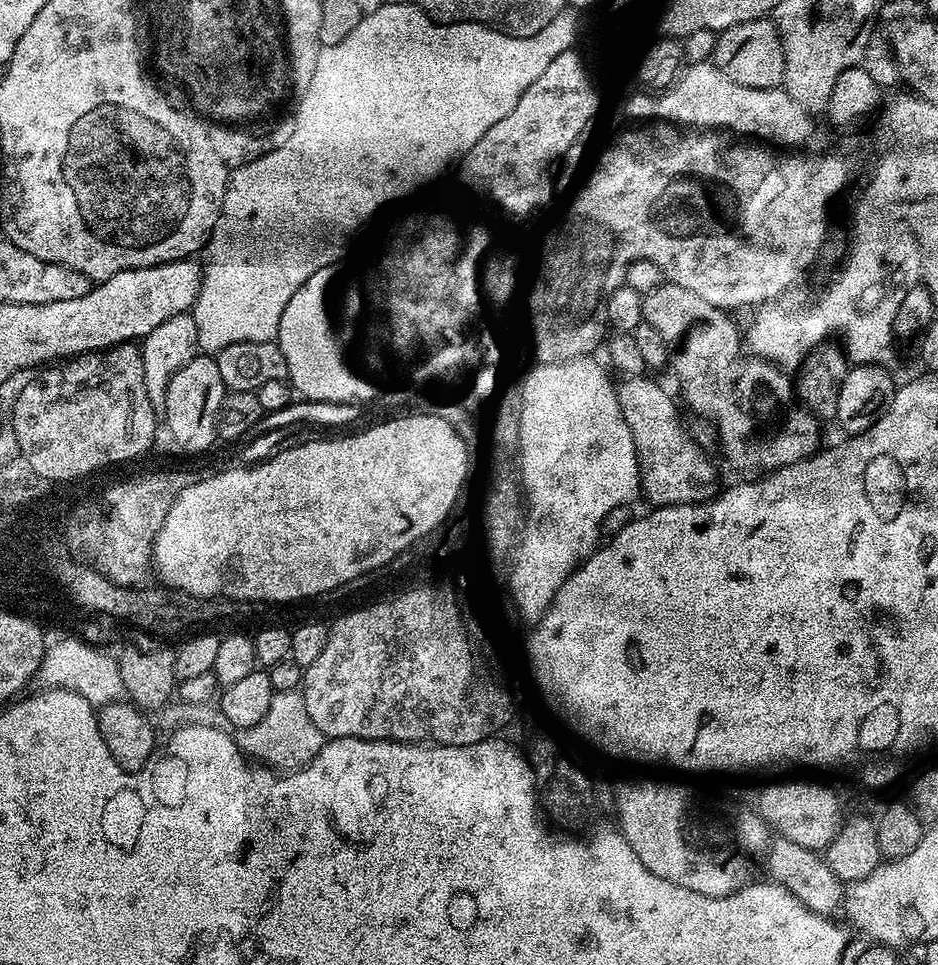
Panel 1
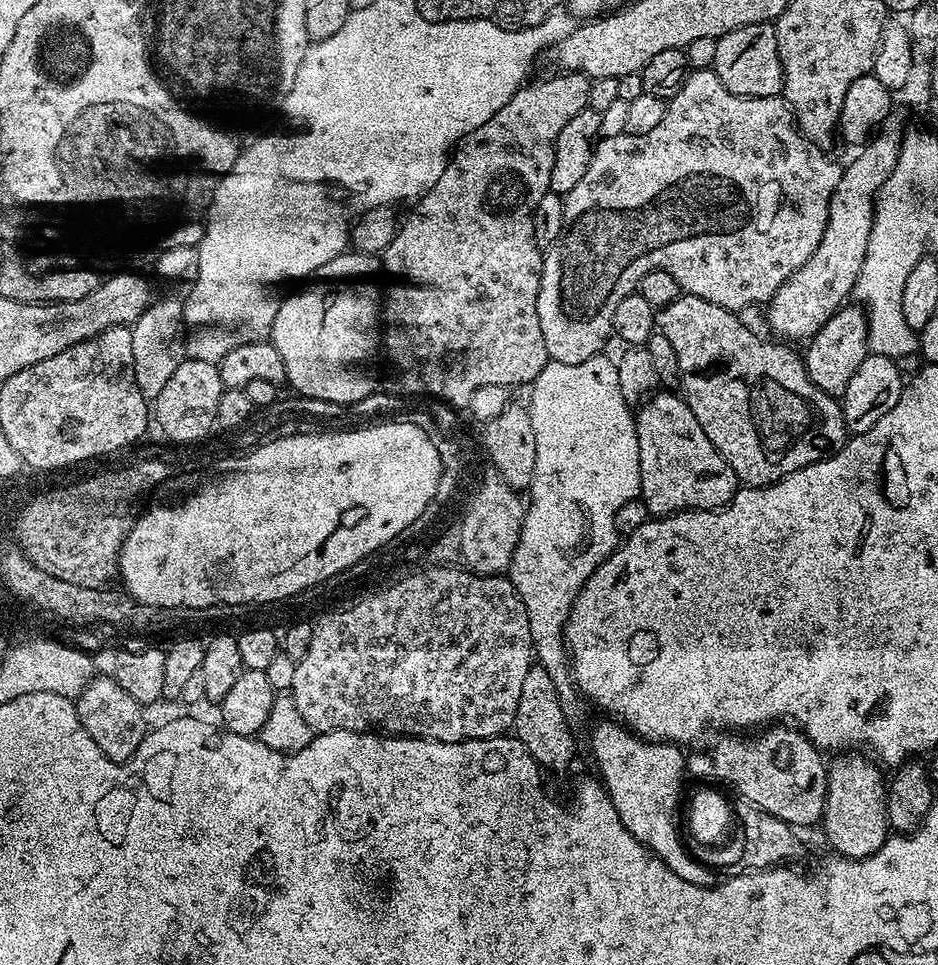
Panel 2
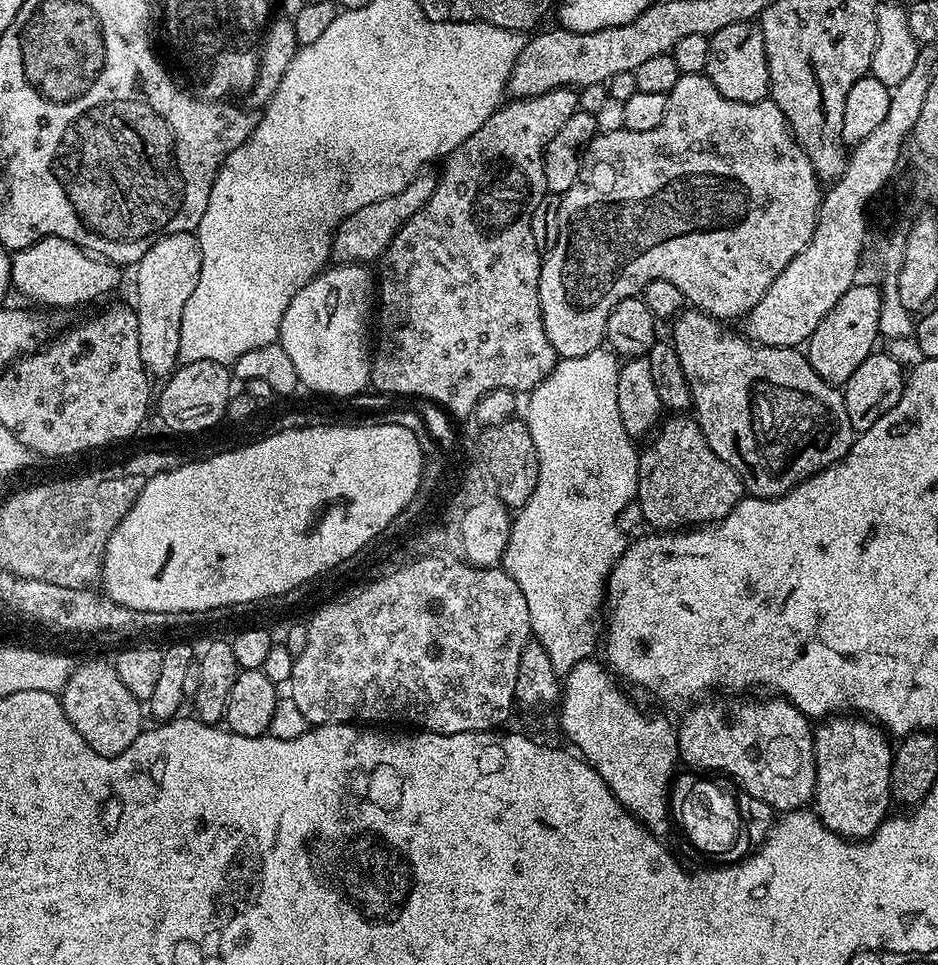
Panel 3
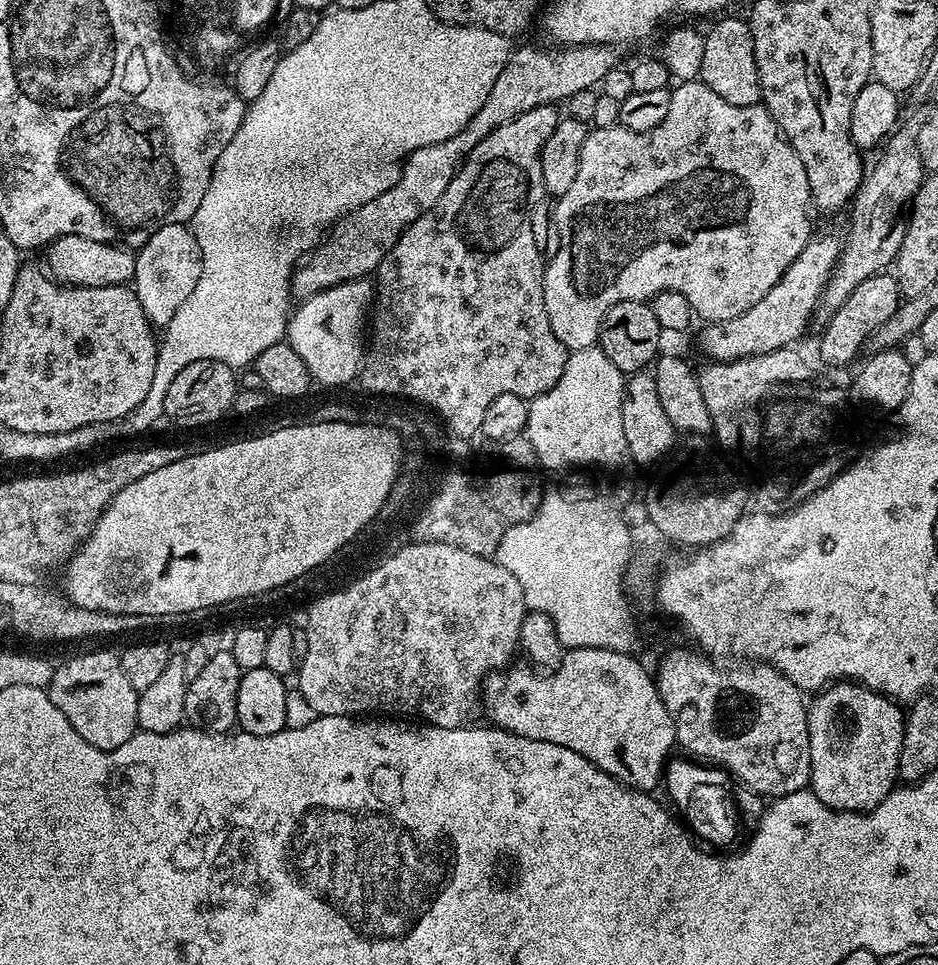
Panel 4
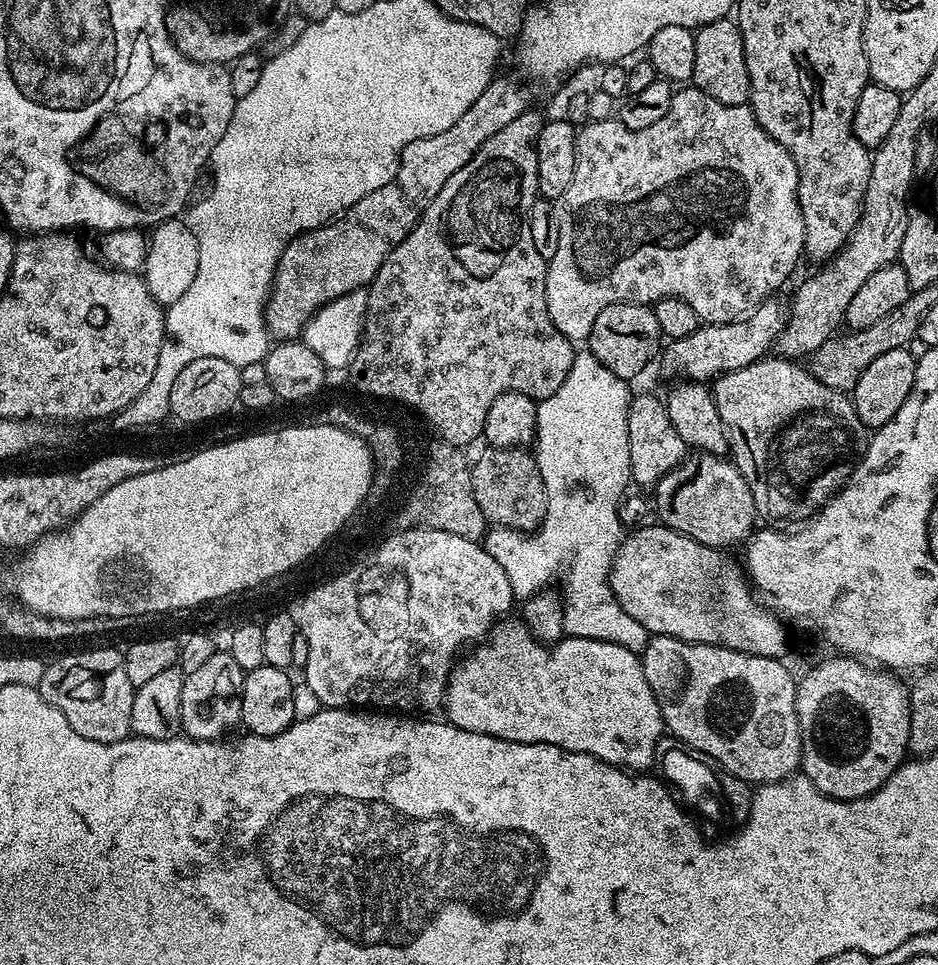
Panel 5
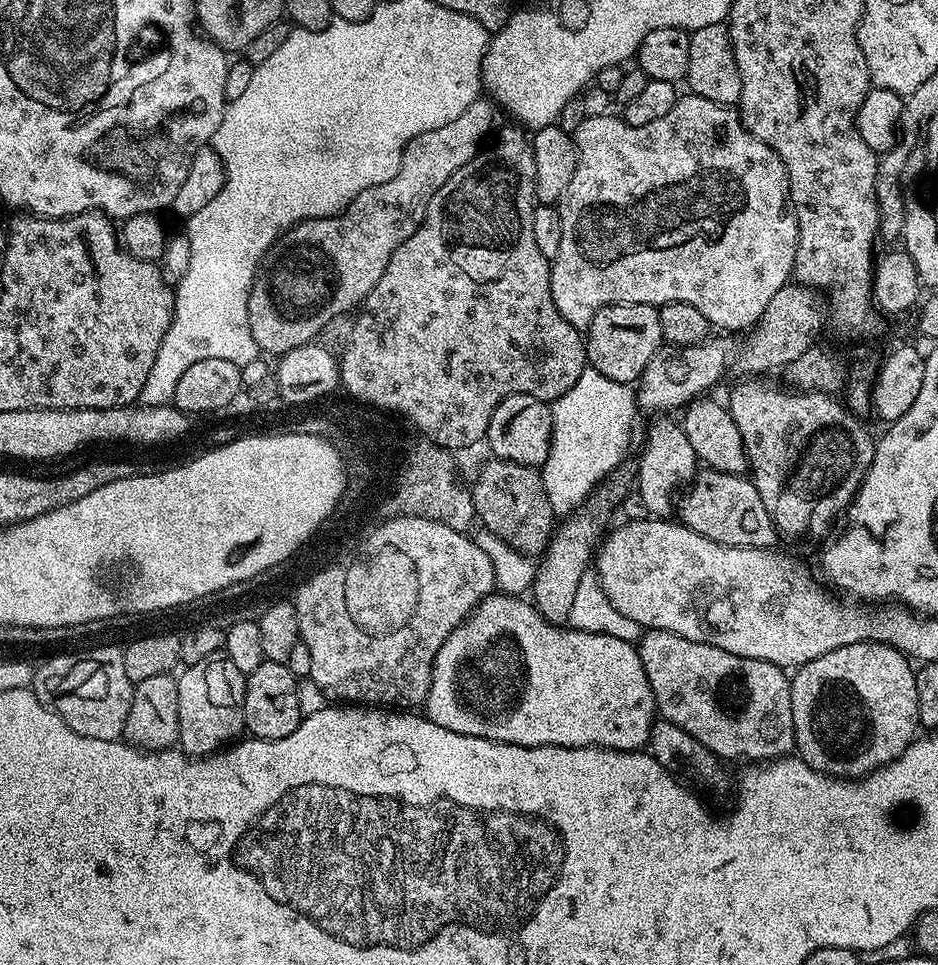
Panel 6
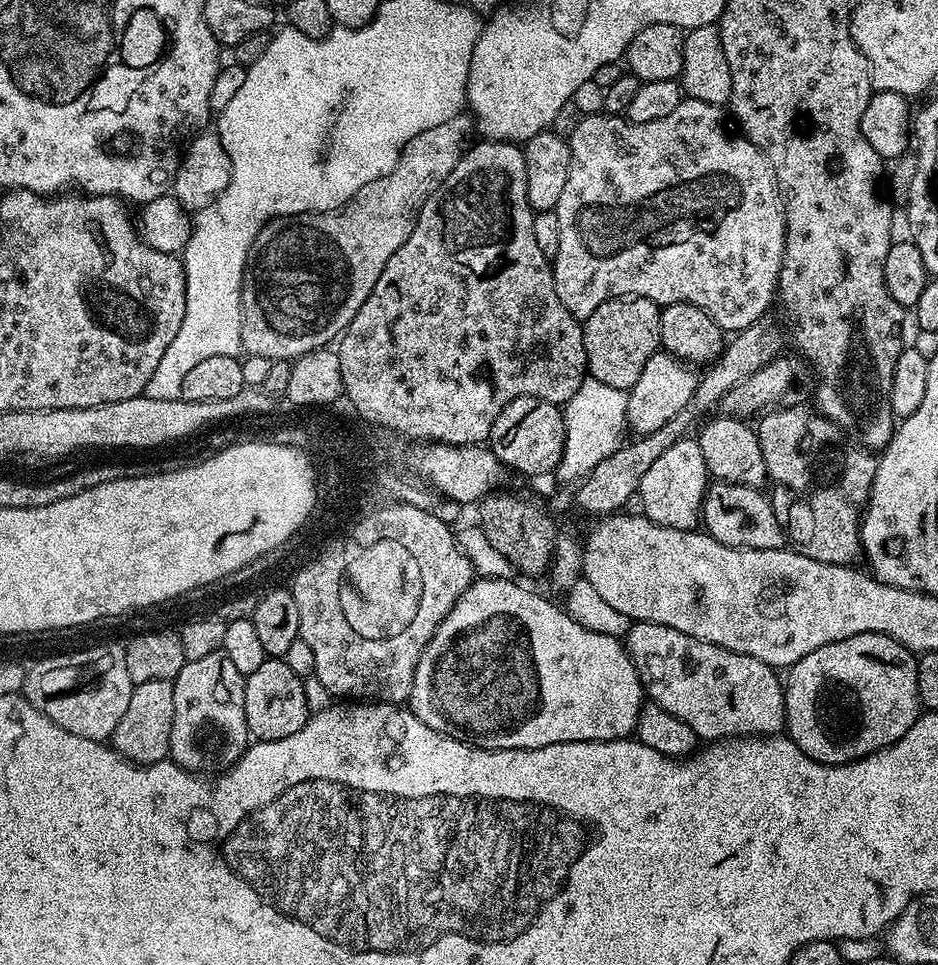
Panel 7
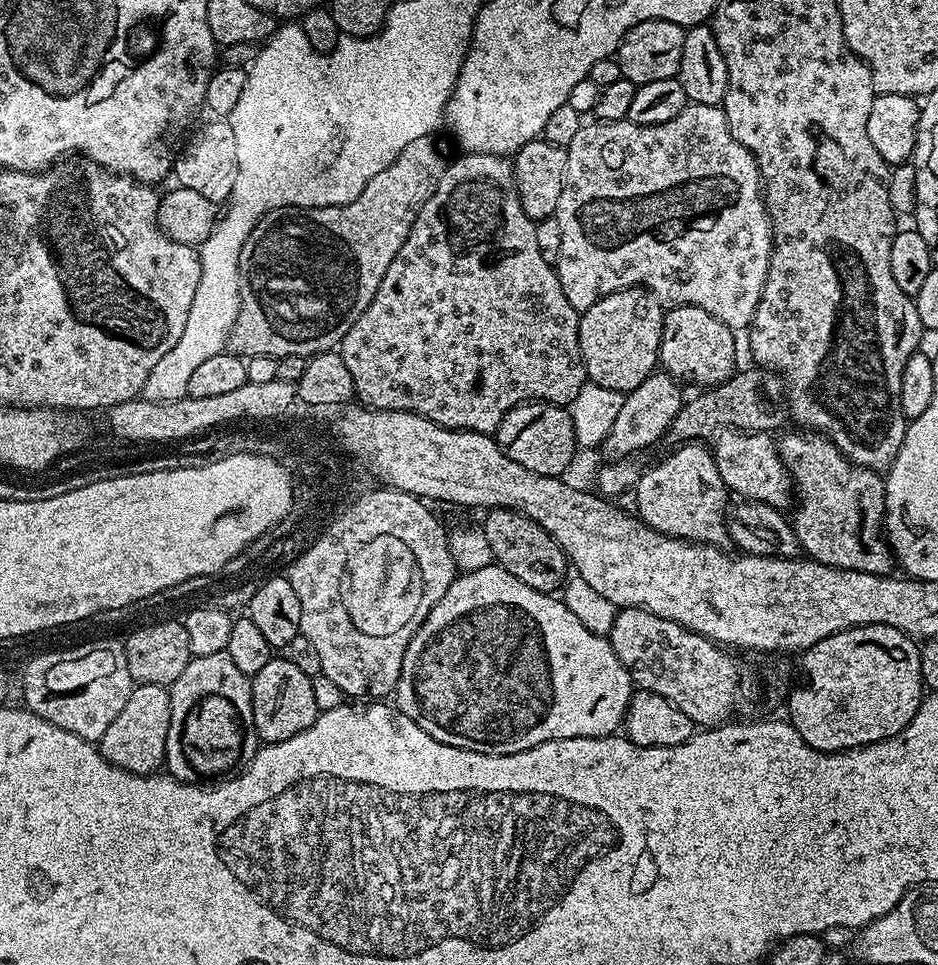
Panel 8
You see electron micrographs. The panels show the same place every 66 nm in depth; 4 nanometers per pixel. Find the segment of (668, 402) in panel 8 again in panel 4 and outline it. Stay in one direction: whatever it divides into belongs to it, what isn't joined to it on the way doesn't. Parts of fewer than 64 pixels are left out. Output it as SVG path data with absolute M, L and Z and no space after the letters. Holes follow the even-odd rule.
M832 234L813 235L773 289L755 306L750 306L746 314L705 323L700 332L700 348L708 355L707 359L712 362L741 360L747 356L772 353L797 343L796 340L803 334L819 307L819 298L842 247L841 239Z

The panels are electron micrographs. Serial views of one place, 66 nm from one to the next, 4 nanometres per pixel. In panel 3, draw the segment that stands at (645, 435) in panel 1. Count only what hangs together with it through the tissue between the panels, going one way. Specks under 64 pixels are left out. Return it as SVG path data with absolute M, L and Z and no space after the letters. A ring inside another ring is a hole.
M688 414L669 417L655 429L652 444L639 453L636 500L642 506L645 525L652 530L684 530L701 522L719 522L744 499L744 483L710 450L695 418Z

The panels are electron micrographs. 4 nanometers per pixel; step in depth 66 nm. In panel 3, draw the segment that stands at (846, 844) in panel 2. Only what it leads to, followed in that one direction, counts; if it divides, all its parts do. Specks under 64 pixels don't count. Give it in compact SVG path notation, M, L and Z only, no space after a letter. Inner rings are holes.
M833 714L821 719L815 725L812 741L816 755L816 795L814 797L816 815L832 832L837 832L847 840L867 840L876 833L880 823L888 819L890 815L888 804L893 803L891 764L894 744L889 733L863 715Z

